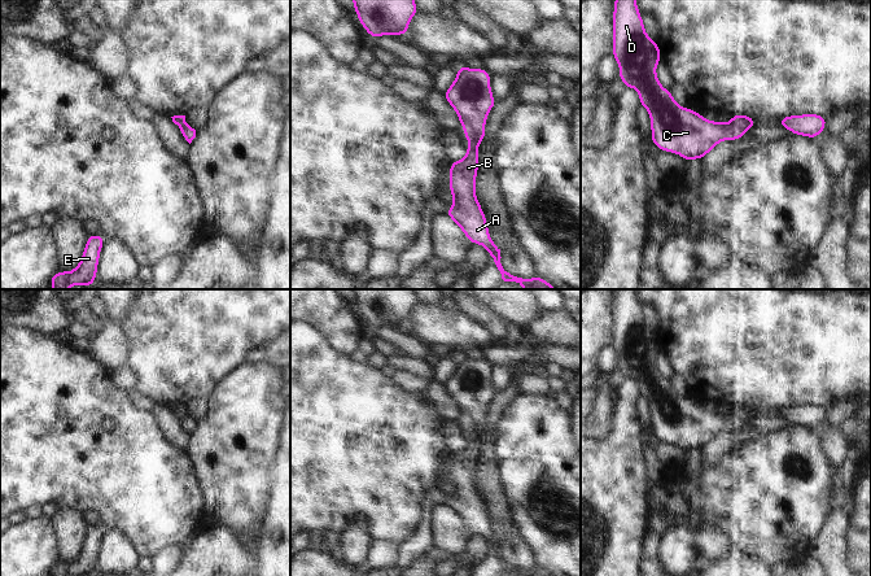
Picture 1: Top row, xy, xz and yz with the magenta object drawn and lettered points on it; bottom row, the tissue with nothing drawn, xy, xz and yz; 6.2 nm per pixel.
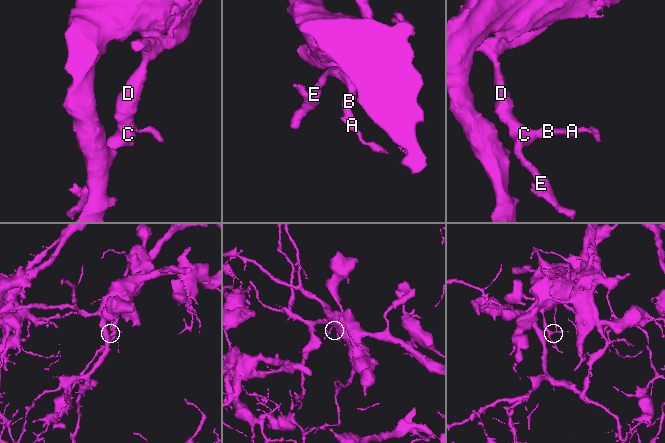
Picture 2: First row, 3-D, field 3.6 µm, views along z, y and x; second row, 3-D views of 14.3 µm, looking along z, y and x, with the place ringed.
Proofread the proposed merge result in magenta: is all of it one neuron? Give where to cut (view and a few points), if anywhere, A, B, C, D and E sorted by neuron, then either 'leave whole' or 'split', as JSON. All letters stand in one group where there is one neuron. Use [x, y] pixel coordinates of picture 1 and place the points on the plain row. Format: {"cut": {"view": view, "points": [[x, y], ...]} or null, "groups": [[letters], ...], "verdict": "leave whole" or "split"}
{"cut": {"view": "yz", "points": [[729, 414], [736, 415], [744, 422]]}, "groups": [["A", "B"], ["C", "D", "E"]], "verdict": "split"}

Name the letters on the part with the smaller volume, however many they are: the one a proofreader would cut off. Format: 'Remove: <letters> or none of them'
Remove: A, B

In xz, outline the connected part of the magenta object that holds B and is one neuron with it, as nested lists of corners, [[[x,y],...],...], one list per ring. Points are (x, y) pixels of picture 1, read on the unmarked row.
[[[468,436],[465,448],[452,451],[450,457],[450,483],[452,498],[445,502],[463,522],[472,534],[486,538],[493,547],[504,572],[516,572],[520,576],[551,576],[540,567],[522,570],[507,563],[500,554],[500,540],[489,525],[489,516],[483,501],[476,488],[476,466],[478,463],[480,446],[473,436]]]

